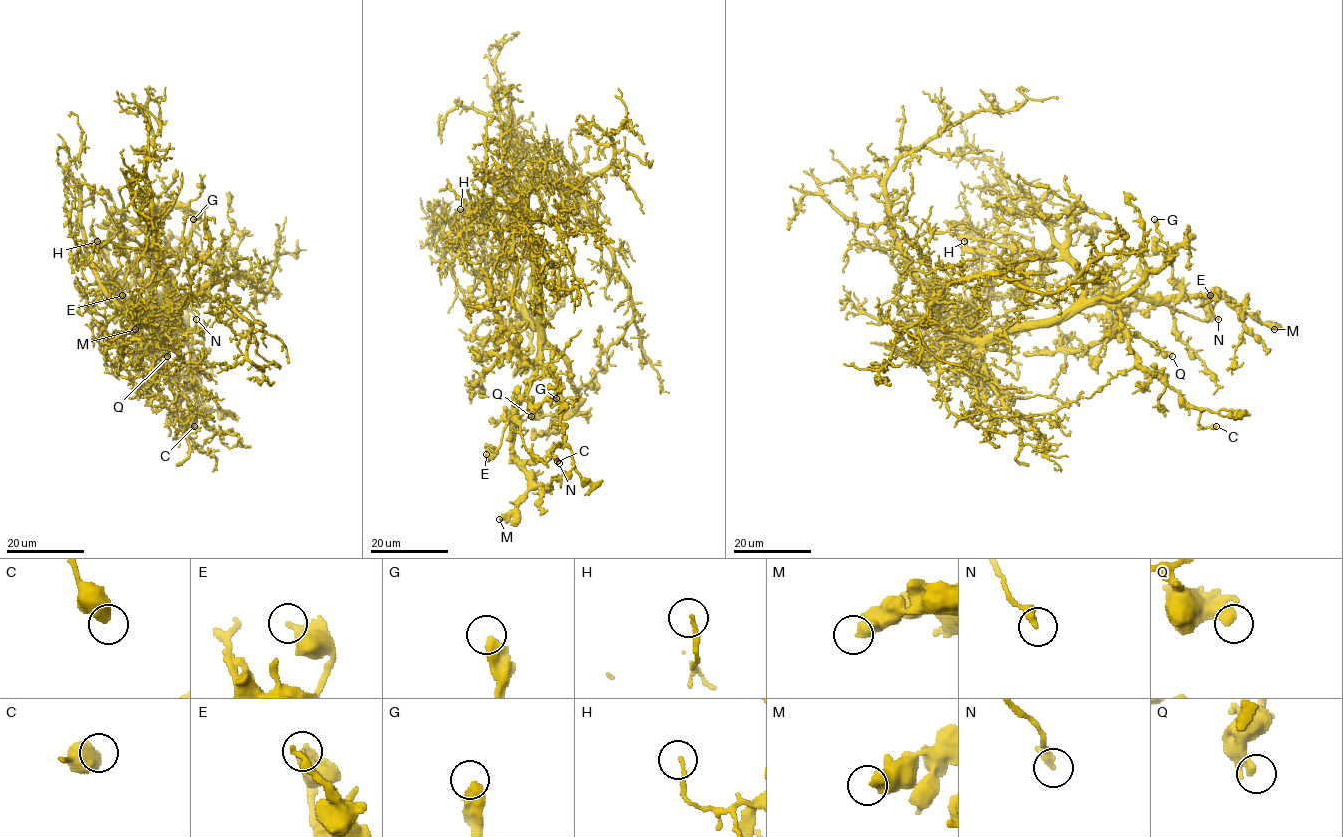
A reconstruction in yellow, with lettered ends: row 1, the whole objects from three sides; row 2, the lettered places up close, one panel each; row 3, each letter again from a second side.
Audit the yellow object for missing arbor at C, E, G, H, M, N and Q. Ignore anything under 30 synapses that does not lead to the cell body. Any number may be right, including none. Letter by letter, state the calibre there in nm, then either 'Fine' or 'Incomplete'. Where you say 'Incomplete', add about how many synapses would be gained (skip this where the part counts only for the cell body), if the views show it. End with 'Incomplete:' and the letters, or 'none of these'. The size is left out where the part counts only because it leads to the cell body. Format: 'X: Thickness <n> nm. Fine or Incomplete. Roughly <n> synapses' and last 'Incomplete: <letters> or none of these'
C: Thickness 550 nm. Fine
E: Thickness 400 nm. Fine
G: Thickness 500 nm. Fine
H: Thickness 130 nm. Fine
M: Thickness 550 nm. Fine
N: Thickness 320 nm. Fine
Q: Thickness 360 nm. Fine
Incomplete: none of these

